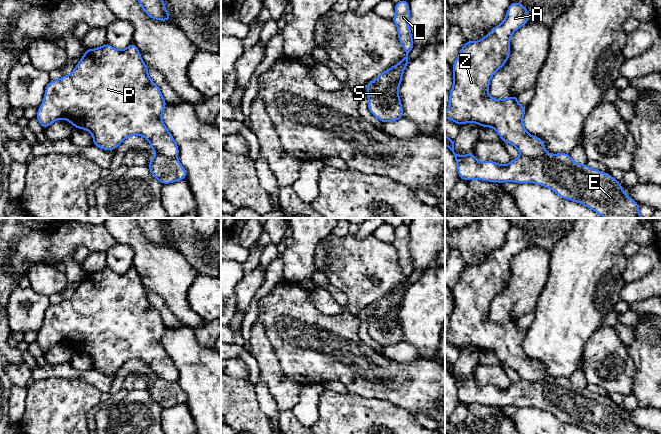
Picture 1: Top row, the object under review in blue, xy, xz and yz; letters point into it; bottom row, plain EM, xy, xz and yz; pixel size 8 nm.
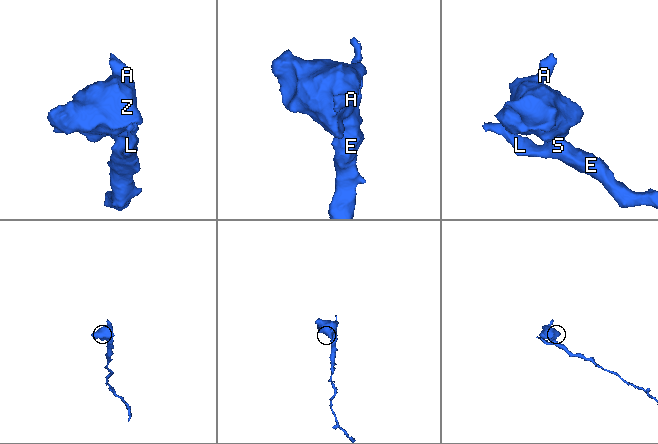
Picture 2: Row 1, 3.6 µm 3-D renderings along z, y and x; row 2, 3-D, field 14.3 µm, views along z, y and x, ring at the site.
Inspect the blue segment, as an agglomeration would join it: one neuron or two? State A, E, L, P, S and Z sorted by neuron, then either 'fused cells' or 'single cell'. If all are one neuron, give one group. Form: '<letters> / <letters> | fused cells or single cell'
A P Z / E L S | fused cells

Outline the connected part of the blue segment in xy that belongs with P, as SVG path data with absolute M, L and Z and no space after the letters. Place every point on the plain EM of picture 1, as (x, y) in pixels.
M132 266L124 274L117 274L106 267L101 271L85 274L71 298L48 307L36 343L43 353L56 344L65 343L75 352L89 355L93 360L93 369L106 375L116 373L129 360L140 359L149 365L151 373L157 378L175 382L179 378L178 369L162 344L166 328L160 312L149 301L148 291L135 267Z

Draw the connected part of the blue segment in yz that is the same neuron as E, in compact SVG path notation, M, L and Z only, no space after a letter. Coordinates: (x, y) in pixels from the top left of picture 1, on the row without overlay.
M445 357L445 369L453 376L457 388L458 400L470 405L472 403L489 406L515 406L536 407L553 414L561 422L583 428L592 434L639 434L640 428L636 427L623 416L621 406L606 396L590 392L586 388L576 387L569 378L545 377L542 381L528 382L519 380L506 389L500 389L487 384L478 386L474 376L460 380L454 376L454 365Z

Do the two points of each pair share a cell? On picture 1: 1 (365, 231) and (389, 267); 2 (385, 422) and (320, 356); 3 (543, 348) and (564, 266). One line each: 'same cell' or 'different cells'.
1: different cells
2: different cells
3: same cell

